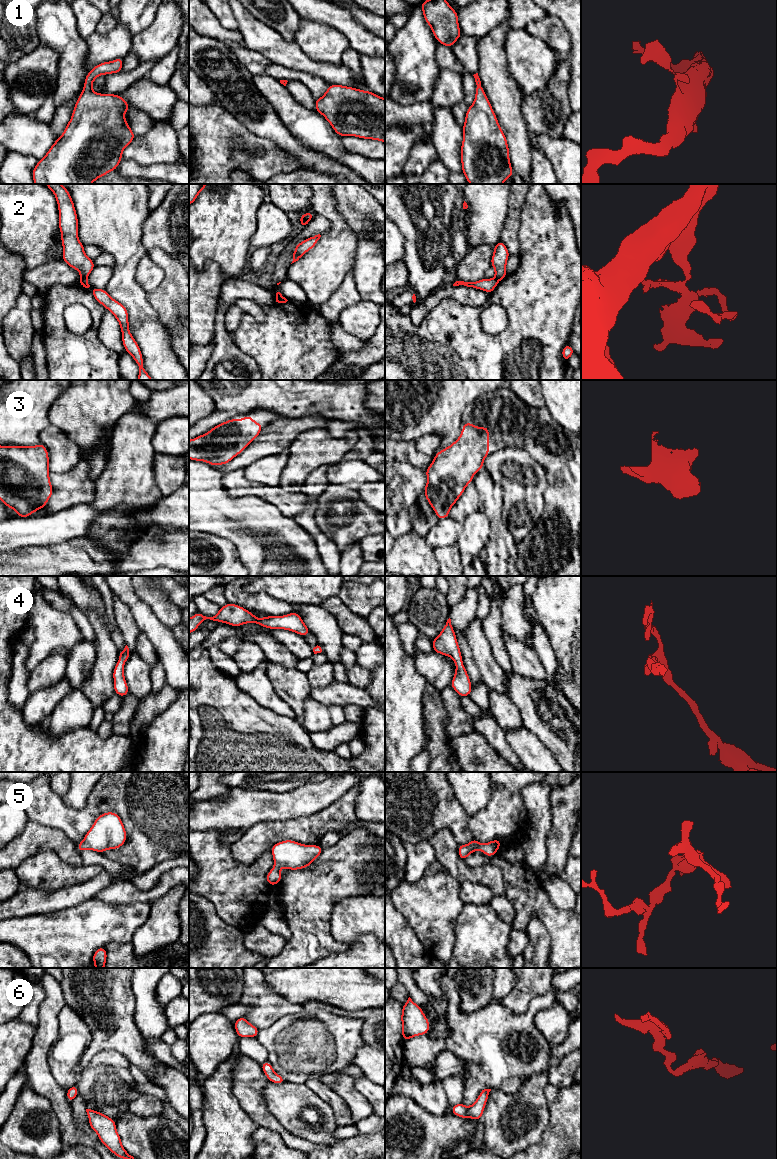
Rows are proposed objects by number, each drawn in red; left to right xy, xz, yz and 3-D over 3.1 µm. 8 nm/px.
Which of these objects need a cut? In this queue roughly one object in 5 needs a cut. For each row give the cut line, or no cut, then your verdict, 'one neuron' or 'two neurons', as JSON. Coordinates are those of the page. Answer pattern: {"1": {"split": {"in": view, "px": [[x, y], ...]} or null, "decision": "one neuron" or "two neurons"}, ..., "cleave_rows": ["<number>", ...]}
{"1": {"split": null, "decision": "one neuron"}, "2": {"split": {"in": "xy", "px": [[80, 277], [86, 279]]}, "decision": "two neurons"}, "3": {"split": null, "decision": "one neuron"}, "4": {"split": null, "decision": "one neuron"}, "5": {"split": null, "decision": "one neuron"}, "6": {"split": null, "decision": "one neuron"}, "cleave_rows": ["2"]}

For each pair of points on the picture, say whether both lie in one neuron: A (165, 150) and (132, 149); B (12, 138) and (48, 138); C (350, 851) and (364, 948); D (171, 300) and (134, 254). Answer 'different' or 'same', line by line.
A: same
B: same
C: different
D: different

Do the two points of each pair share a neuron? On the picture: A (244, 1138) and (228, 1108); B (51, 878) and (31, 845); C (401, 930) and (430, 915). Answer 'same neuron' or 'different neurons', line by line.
A: same neuron
B: different neurons
C: different neurons

